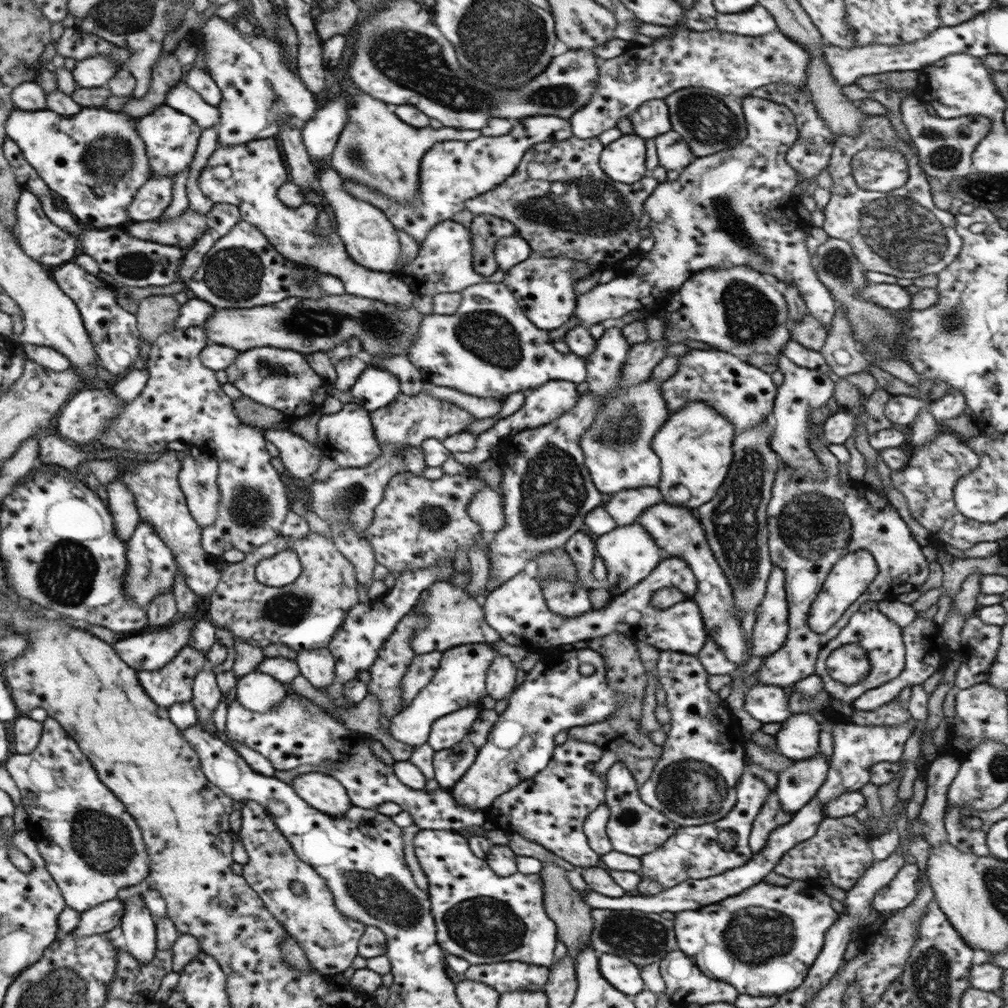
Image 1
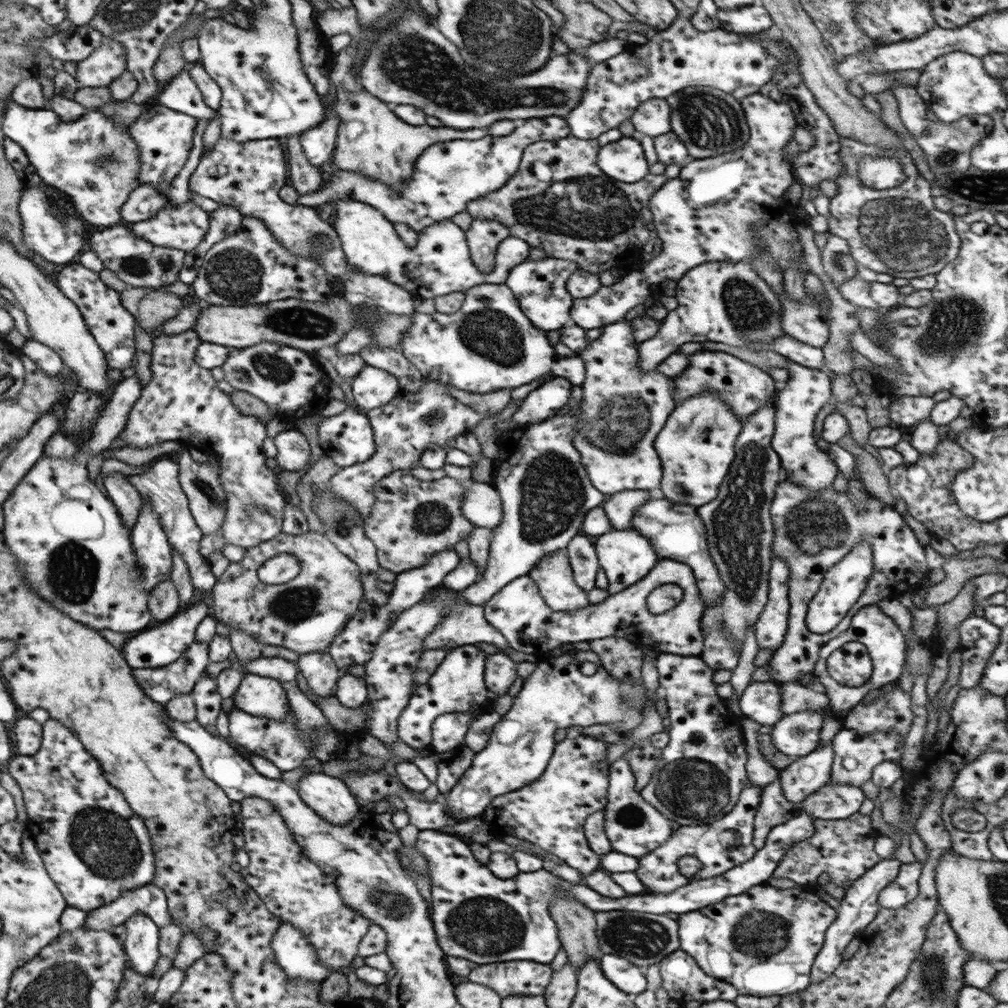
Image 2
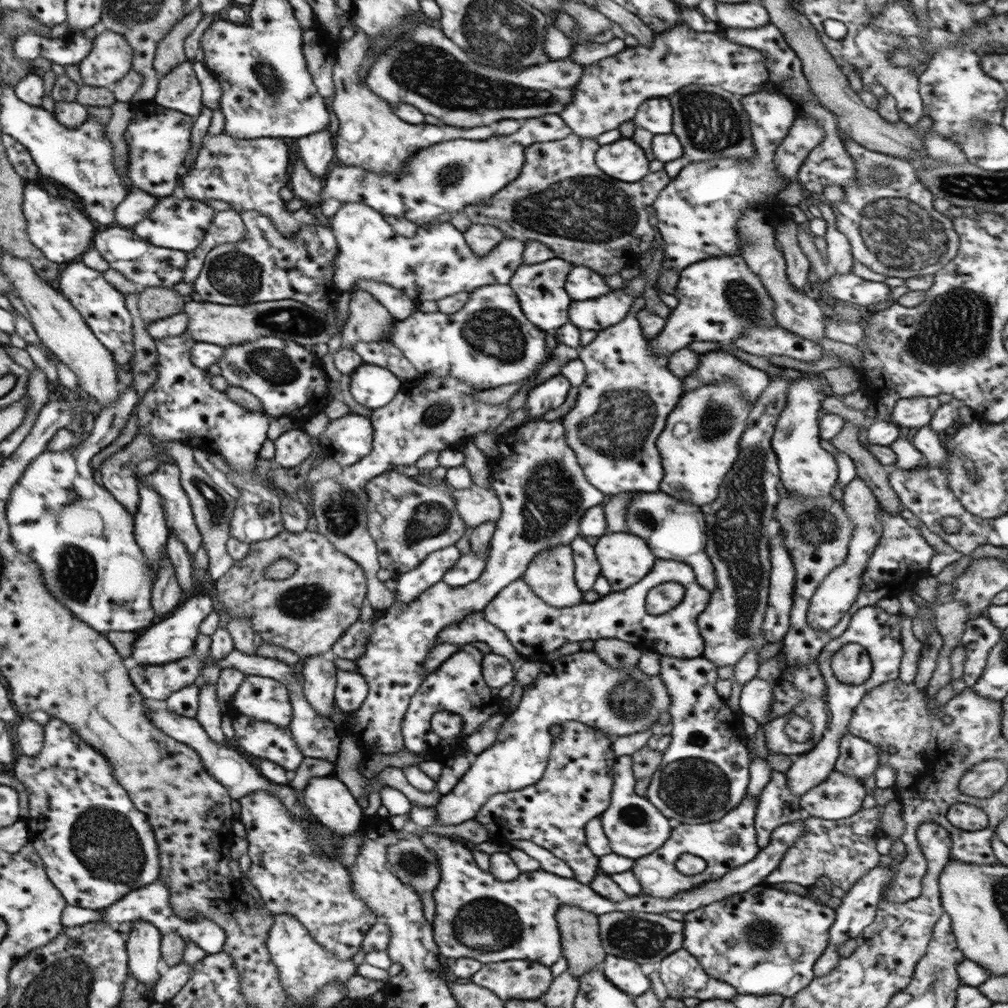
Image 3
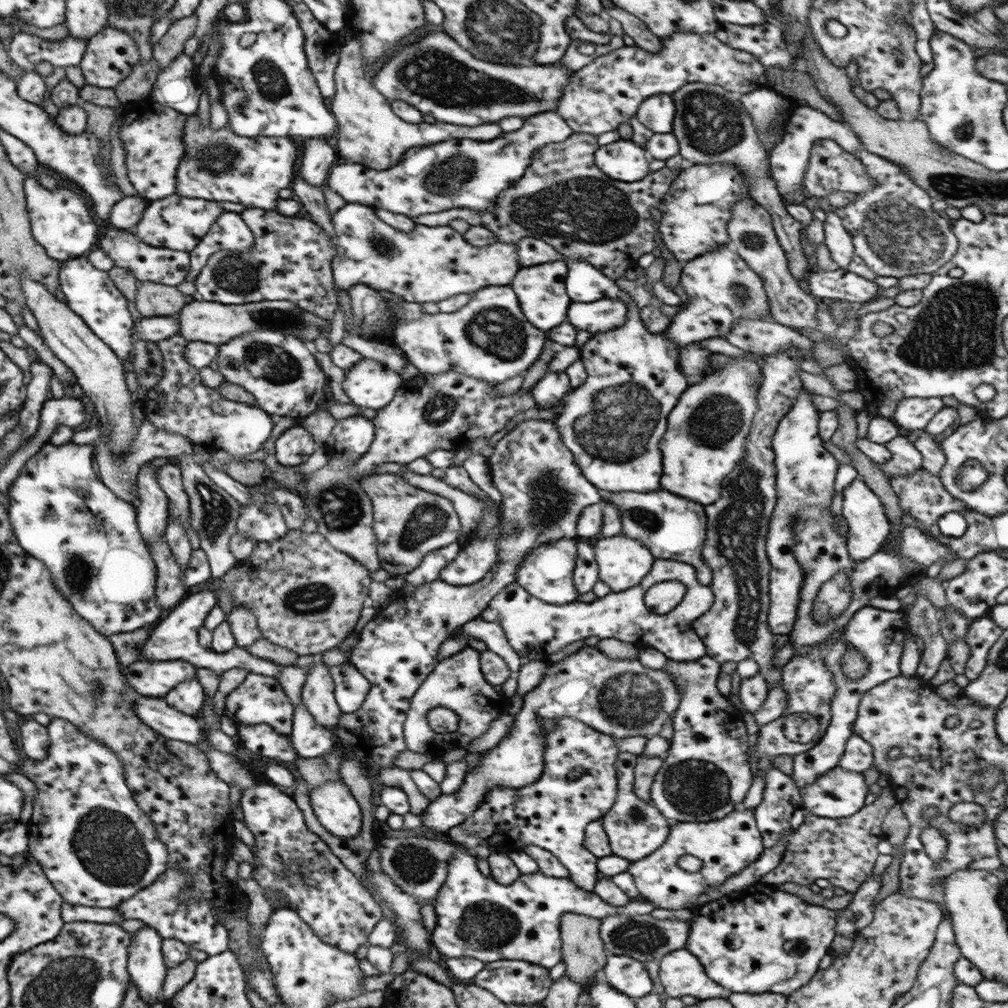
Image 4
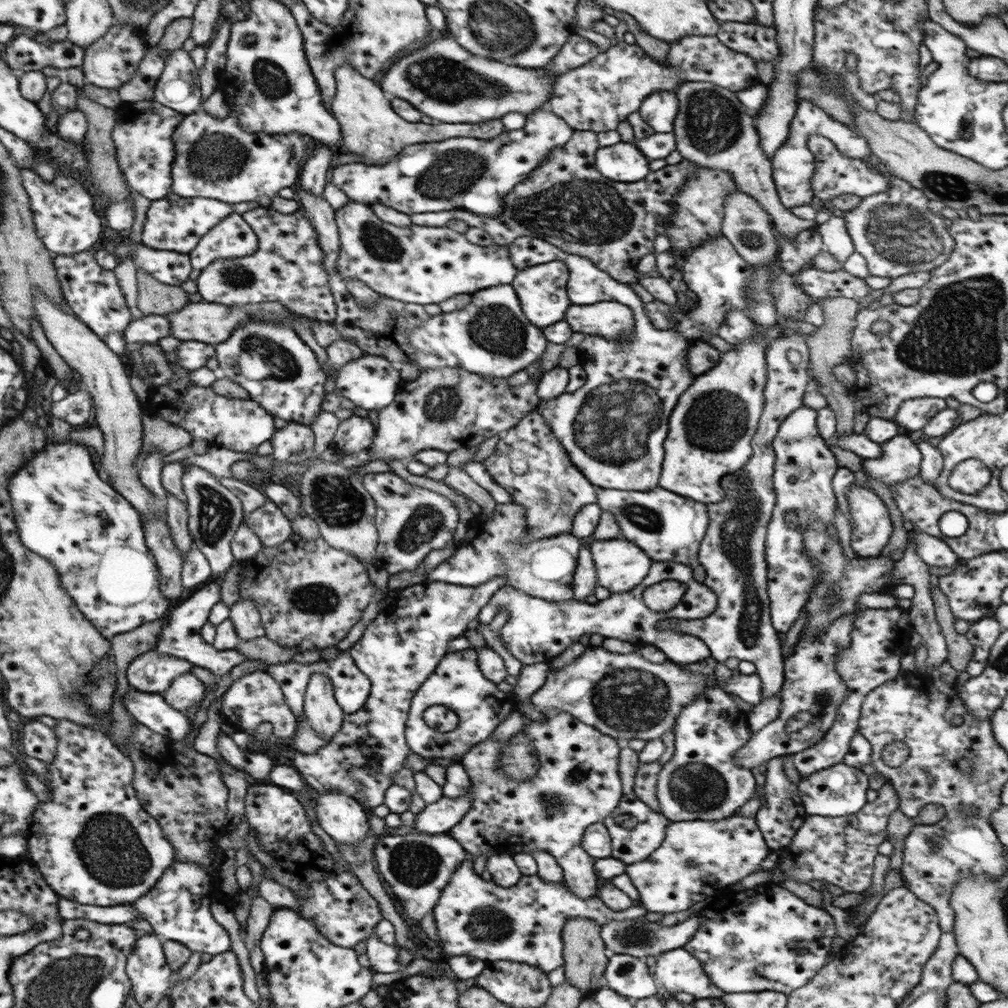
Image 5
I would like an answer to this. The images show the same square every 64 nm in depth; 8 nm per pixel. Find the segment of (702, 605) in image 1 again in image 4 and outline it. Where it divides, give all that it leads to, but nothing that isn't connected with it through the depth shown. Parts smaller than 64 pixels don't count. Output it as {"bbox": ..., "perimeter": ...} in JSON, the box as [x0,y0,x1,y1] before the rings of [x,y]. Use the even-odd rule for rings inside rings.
{"bbox":[599,489,711,586],"perimeter":[[[664,489],[619,493],[599,491],[599,496],[601,496],[601,503],[610,504],[620,514],[621,526],[623,526],[621,534],[641,541],[654,559],[676,560],[690,564],[694,568],[696,581],[701,586],[710,586],[711,571],[701,556],[702,546],[706,539],[706,516],[703,505],[673,496],[671,492]]]}

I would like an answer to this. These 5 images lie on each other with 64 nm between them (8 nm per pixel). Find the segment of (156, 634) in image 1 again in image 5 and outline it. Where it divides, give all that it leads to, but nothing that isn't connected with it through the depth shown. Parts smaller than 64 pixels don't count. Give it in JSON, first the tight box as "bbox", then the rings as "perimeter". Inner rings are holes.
{"bbox":[152,578,246,676],"perimeter":[[[220,578],[208,580],[202,586],[187,592],[178,602],[173,604],[165,616],[166,623],[160,628],[159,637],[156,638],[157,642],[155,642],[152,650],[159,654],[166,654],[166,656],[182,658],[195,666],[206,668],[213,675],[218,676],[246,661],[245,656],[237,649],[233,649],[230,652],[215,650],[215,648],[212,648],[211,645],[201,639],[200,628],[208,620],[211,607],[220,601],[219,580]]]}

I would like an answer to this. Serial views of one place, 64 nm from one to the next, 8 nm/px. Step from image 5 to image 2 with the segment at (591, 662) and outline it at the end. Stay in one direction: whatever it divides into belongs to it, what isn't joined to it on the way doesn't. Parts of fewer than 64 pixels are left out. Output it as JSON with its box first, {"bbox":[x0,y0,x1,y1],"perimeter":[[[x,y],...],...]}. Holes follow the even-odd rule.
{"bbox":[445,650,662,820],"perimeter":[[[591,650],[587,651],[567,651],[562,655],[550,657],[547,661],[538,660],[533,672],[522,681],[517,695],[513,697],[512,704],[500,716],[500,719],[493,725],[487,744],[479,751],[474,753],[470,766],[459,777],[459,780],[445,792],[446,805],[452,817],[465,820],[472,816],[479,815],[482,810],[490,804],[493,797],[511,794],[523,785],[532,783],[542,774],[548,760],[550,759],[552,736],[557,728],[567,728],[569,726],[597,726],[607,725],[616,731],[631,732],[642,719],[642,706],[645,699],[651,699],[652,703],[657,695],[662,692],[654,692],[652,696],[646,696],[642,679],[616,680],[605,672],[600,665],[599,657]],[[582,662],[593,662],[596,671],[593,675],[583,675],[579,672],[579,665]]]}

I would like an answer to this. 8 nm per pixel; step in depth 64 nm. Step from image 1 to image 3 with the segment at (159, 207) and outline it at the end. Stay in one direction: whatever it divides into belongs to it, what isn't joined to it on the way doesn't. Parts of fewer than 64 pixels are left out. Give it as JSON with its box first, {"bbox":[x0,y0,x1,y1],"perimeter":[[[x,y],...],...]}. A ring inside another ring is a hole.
{"bbox":[113,188,159,227],"perimeter":[[[131,188],[126,198],[115,208],[113,226],[132,227],[145,218],[147,212],[155,206],[159,199],[148,195],[144,190]]]}

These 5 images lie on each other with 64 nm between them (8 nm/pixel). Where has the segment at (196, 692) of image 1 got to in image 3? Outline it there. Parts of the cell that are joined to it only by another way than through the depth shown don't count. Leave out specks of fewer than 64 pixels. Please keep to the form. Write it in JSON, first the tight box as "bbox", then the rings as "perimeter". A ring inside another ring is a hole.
{"bbox":[195,682,227,743],"perimeter":[[[198,682],[197,702],[195,720],[200,721],[200,725],[204,731],[208,733],[211,740],[216,743],[223,743],[227,741],[226,736],[220,729],[219,702],[216,697],[214,685],[208,685],[205,682]]]}

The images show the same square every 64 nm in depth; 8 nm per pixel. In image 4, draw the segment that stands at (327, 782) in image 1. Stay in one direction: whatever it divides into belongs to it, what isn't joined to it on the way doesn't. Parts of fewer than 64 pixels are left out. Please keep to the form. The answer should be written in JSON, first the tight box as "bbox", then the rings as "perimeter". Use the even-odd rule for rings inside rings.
{"bbox":[309,783,361,838],"perimeter":[[[323,783],[309,789],[310,807],[321,826],[335,838],[355,838],[361,825],[359,806],[343,783]]]}

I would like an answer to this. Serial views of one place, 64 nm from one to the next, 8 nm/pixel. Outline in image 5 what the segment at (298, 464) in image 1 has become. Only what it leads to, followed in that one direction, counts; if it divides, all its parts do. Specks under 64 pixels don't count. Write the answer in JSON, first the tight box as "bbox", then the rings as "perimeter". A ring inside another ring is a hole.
{"bbox":[269,421,314,464],"perimeter":[[[289,421],[282,428],[274,429],[269,443],[276,462],[295,464],[311,456],[314,435],[309,426]]]}

